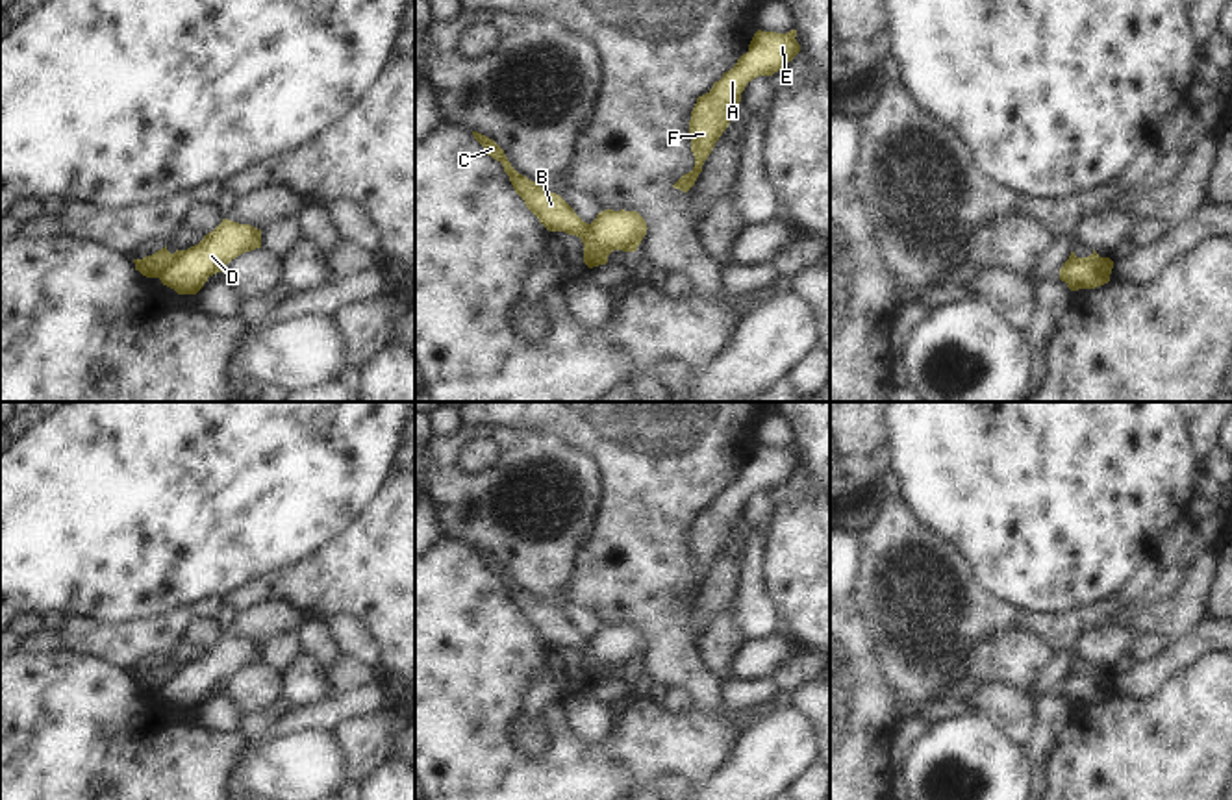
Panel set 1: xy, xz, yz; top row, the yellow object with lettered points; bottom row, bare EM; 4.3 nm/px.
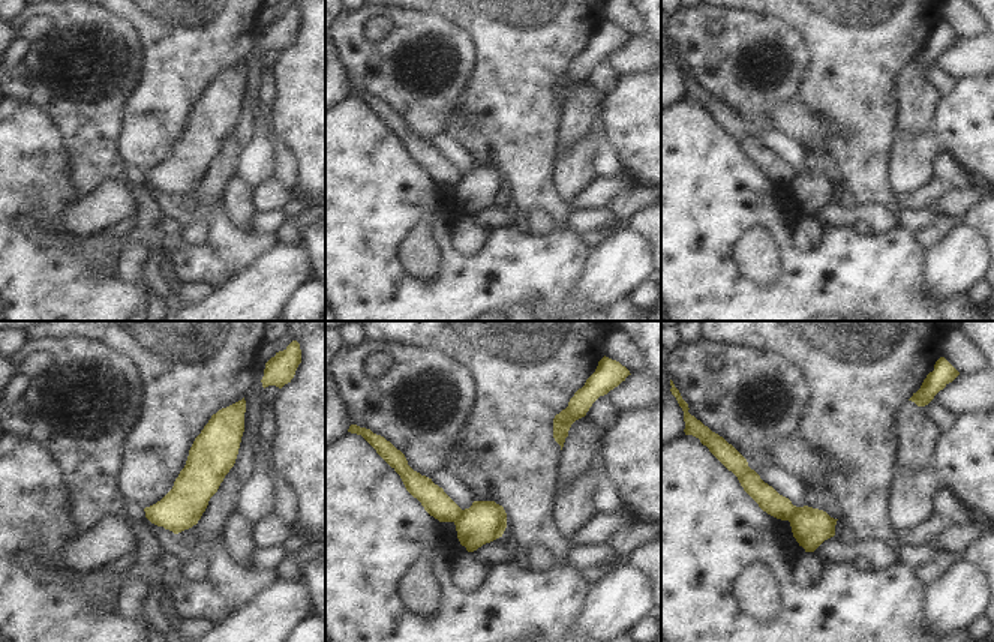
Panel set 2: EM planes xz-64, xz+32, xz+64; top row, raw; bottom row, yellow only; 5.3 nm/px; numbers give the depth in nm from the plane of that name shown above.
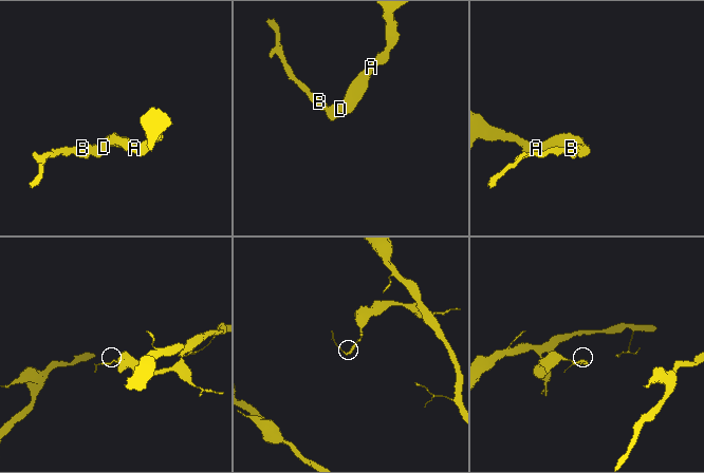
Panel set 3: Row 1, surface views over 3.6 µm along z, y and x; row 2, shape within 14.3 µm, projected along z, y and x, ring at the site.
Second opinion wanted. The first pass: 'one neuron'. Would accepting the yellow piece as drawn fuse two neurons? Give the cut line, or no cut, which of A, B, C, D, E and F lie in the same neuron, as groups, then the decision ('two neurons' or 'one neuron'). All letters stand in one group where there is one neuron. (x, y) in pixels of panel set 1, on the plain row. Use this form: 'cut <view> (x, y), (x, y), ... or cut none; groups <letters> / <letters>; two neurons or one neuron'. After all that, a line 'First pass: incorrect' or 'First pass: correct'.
cut xz (586, 639), (586, 654), (591, 663); groups A D E F / B C; two neurons
First pass: incorrect

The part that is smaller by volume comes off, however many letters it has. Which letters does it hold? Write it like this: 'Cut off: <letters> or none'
Cut off: B, C

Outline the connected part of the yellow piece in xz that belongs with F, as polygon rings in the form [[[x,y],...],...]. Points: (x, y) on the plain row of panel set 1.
[[[758,444],[748,459],[748,467],[706,509],[697,513],[689,535],[695,581],[673,600],[674,604],[687,607],[695,600],[704,576],[734,533],[747,498],[758,491],[773,491],[786,483],[800,467],[795,452],[797,444],[787,448]]]

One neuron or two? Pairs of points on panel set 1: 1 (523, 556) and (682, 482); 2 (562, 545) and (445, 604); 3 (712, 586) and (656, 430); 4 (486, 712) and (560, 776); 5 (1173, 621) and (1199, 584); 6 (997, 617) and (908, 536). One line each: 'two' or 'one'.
1: two
2: two
3: two
4: one
5: one
6: one

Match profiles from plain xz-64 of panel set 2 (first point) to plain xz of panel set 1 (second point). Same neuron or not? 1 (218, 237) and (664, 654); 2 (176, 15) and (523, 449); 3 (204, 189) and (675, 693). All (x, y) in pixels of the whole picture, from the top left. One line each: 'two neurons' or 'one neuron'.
1: one neuron
2: two neurons
3: two neurons

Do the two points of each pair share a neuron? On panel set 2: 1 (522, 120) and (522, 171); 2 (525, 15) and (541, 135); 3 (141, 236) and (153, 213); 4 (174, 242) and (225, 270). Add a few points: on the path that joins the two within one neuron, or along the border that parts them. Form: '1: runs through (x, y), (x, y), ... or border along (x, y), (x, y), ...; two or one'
1: runs through (522, 132), (522, 159); one
2: runs through (525, 45), (525, 105); one
3: runs through (141, 230), (147, 219); one
4: runs through (186, 254), (195, 263), (213, 270); one

